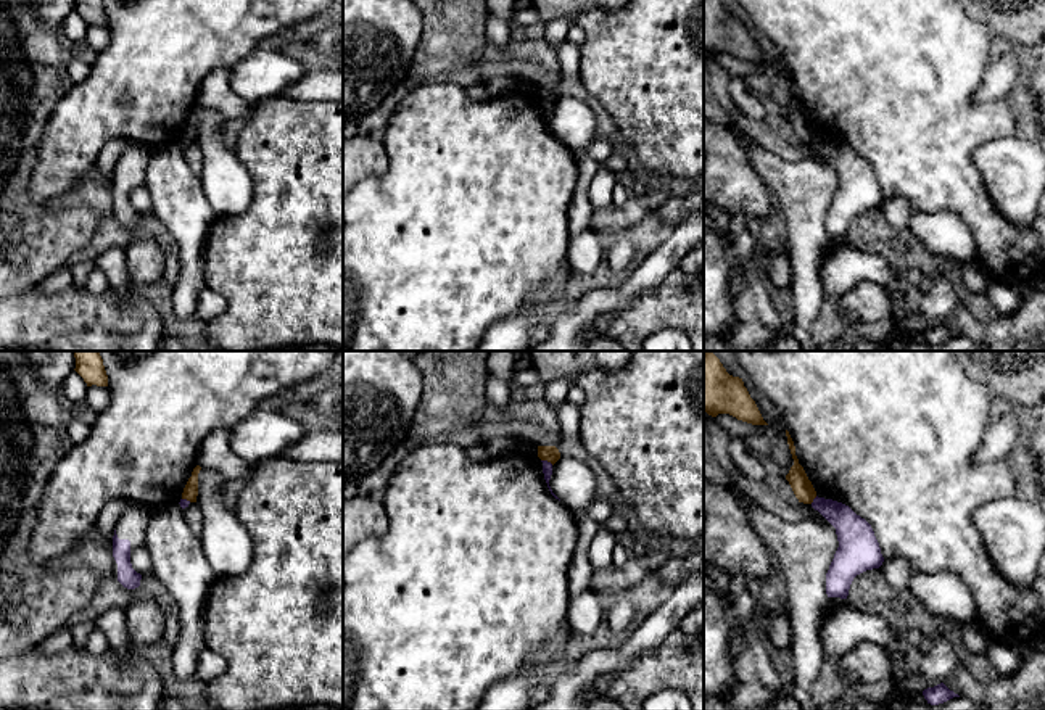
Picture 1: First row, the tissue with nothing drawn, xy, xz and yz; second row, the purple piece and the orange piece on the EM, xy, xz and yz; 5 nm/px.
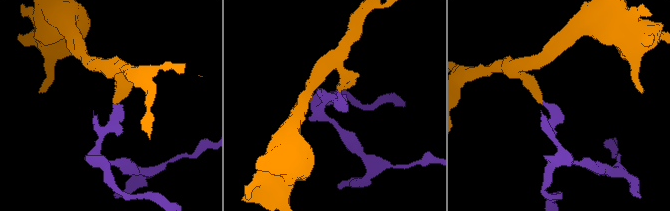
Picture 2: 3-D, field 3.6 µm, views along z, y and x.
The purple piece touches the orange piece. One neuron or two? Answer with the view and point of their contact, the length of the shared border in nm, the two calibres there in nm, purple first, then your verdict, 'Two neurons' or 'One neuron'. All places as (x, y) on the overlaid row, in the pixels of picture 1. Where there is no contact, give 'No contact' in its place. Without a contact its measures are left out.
Touches purple at xz (546, 461). Shared border 70 nm. Thickness 50 nm (purple) against 80 nm. Two neurons

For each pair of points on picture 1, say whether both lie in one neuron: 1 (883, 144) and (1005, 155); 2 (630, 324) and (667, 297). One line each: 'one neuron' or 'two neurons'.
1: two neurons
2: one neuron

